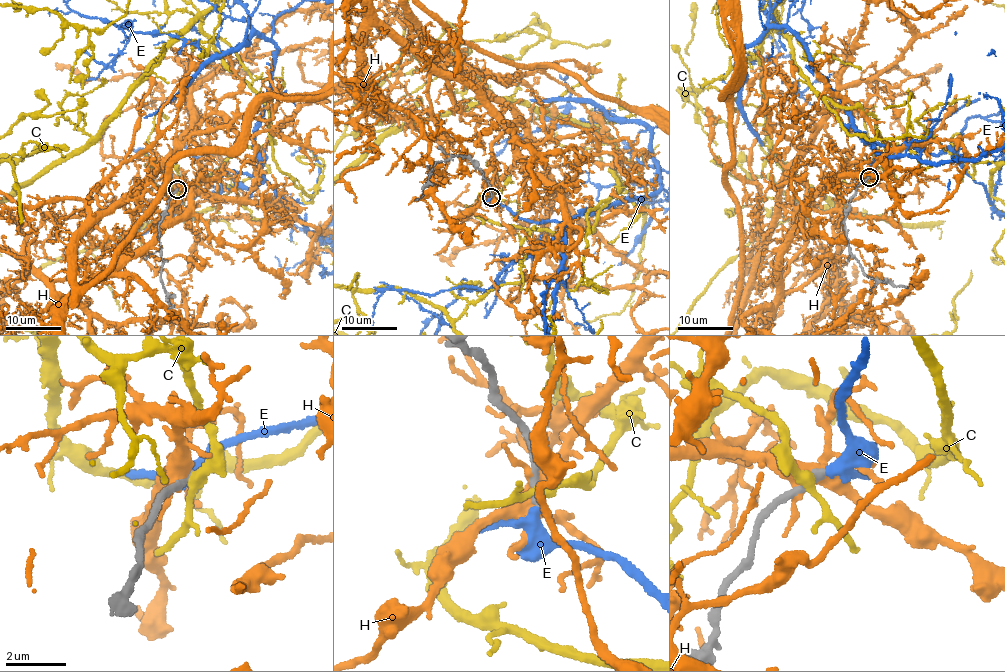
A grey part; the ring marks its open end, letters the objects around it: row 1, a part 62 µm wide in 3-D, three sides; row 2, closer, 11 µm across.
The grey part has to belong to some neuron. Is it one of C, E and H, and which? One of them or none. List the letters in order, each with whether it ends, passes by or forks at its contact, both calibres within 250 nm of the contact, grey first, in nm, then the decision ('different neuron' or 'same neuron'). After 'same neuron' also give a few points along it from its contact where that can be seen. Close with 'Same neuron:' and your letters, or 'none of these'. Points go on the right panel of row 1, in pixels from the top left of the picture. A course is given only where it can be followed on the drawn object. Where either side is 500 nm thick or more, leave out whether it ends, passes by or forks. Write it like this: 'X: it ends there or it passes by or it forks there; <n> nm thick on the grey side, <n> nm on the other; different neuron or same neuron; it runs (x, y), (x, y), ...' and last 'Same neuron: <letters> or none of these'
C: it passes by; 300 nm thick on the grey side, 300 nm on the other; different neuron
E: it passes by; 280 nm thick on the grey side, 320 nm on the other; same neuron
H: it forks there; 320 nm thick on the grey side, 480 nm on the other; different neuron
Same neuron: E

